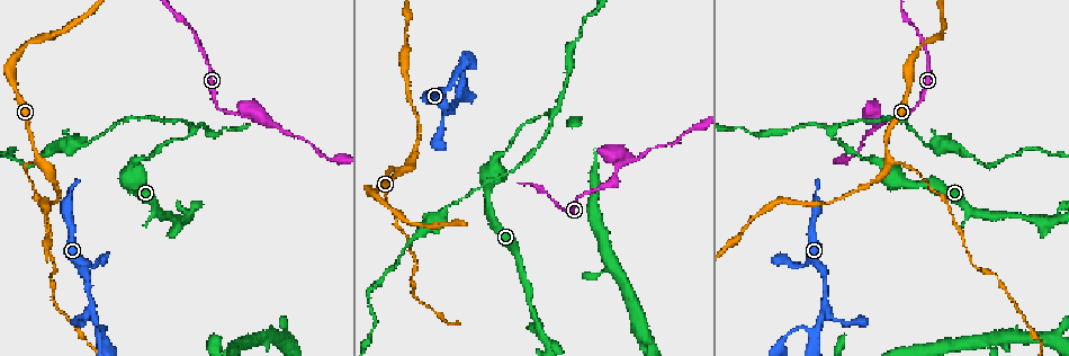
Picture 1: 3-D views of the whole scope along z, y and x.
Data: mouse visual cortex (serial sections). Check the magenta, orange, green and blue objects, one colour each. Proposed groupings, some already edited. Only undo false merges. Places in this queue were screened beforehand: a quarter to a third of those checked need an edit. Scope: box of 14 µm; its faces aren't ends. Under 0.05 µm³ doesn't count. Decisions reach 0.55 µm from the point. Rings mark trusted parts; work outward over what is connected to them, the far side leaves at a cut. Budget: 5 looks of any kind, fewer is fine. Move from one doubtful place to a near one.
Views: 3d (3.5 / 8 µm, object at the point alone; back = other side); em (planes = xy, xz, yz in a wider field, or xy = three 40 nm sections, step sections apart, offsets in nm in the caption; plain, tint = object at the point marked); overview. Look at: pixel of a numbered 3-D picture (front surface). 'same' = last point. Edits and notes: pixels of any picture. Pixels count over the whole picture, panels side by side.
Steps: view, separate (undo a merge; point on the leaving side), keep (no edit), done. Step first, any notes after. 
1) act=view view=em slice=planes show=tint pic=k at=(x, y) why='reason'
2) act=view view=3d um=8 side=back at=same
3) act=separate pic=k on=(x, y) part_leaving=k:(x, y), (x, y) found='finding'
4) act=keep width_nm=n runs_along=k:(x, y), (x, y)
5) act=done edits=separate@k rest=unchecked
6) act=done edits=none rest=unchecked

act=view view=3d um=3.5 pic=1 at=(35, 160) why='abrupt turn'

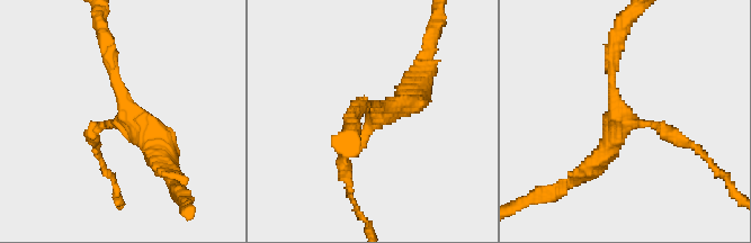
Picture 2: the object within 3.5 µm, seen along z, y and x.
act=view view=em slice=xy step=2 show=tint pic=2 at=(125, 112) arms=3 arm_widths_nm=150,200,350

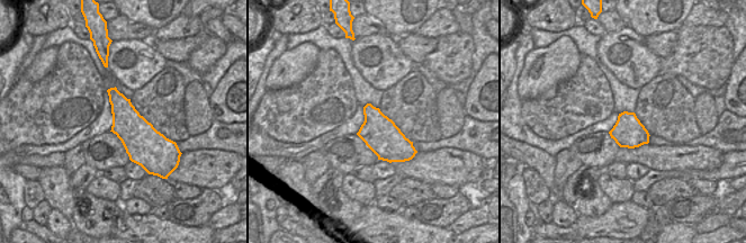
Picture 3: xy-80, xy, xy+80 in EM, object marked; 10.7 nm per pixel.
act=keep runs_along=2:(107, 44), (124, 106), (169, 171) found='one cell here'

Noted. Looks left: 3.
act=view view=em slice=xy step=2 show=tint pic=1 at=(458, 97) why='branch point'

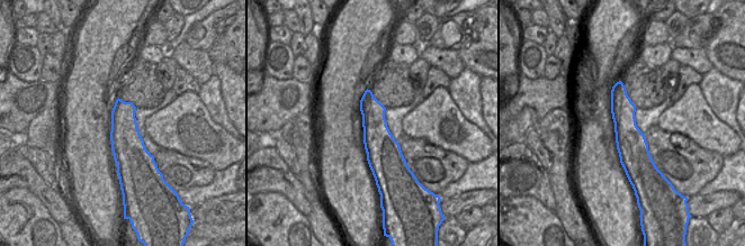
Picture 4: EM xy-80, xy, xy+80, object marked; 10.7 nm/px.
act=view view=3d um=3.5 at=same

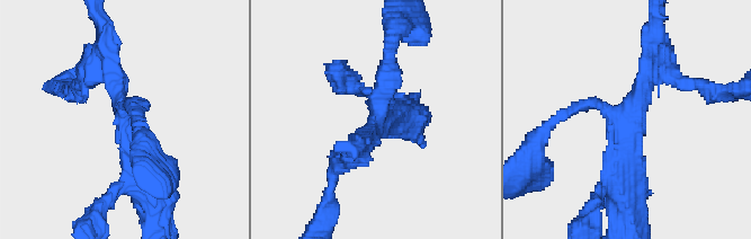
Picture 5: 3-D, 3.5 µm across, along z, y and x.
act=keep arm_widths_nm=200,250,400 runs_along=4:(619, 84), (628, 135), (628, 171) found='continuous, no second cell'

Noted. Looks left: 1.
act=done edits=none rest=unchecked

